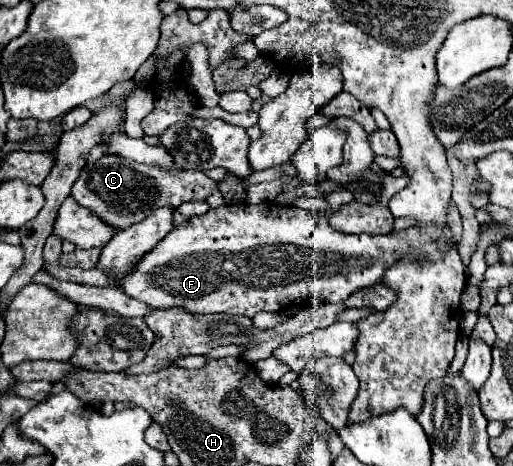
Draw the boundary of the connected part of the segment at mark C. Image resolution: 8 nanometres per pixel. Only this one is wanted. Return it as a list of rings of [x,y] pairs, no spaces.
[[[108,153],[102,159],[98,159],[96,163],[90,163],[90,165],[86,165],[86,169],[80,171],[80,177],[72,185],[70,195],[80,207],[88,207],[102,221],[106,221],[110,227],[114,227],[116,231],[122,231],[122,229],[138,223],[140,219],[146,219],[148,213],[152,213],[158,207],[174,207],[176,209],[184,201],[202,201],[212,191],[218,191],[218,181],[208,179],[204,173],[198,173],[198,171],[164,171],[160,167],[144,167],[144,165],[132,163],[130,159],[124,159],[120,155]]]

